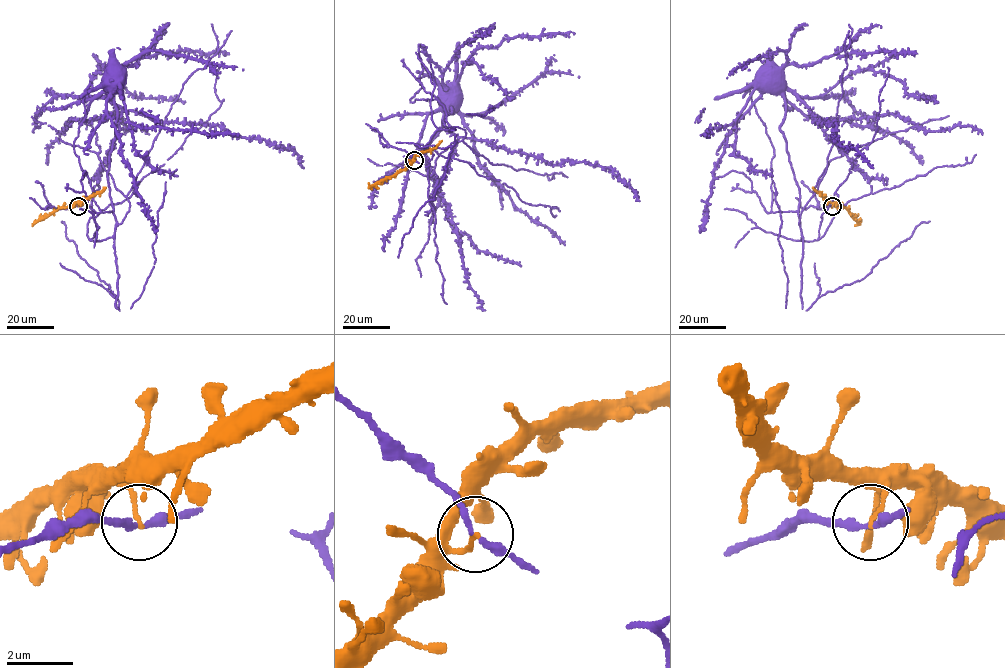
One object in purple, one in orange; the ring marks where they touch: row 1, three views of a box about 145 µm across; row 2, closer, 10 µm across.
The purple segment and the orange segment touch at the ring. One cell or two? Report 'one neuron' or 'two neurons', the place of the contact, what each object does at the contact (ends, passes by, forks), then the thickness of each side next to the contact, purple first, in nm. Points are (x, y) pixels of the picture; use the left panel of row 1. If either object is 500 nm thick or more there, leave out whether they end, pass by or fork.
two neurons | (78, 206) | purple passes by | orange ends | 160/110 nm

